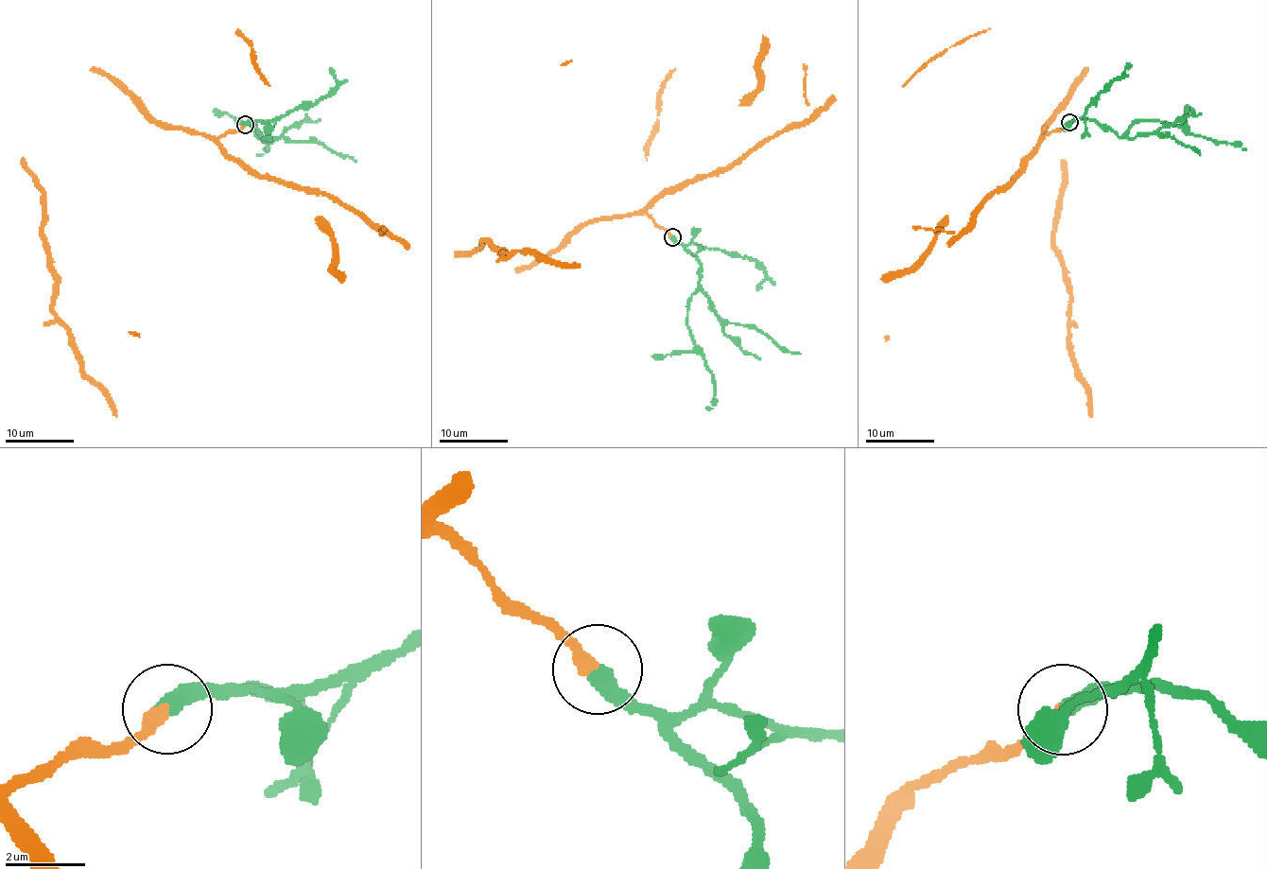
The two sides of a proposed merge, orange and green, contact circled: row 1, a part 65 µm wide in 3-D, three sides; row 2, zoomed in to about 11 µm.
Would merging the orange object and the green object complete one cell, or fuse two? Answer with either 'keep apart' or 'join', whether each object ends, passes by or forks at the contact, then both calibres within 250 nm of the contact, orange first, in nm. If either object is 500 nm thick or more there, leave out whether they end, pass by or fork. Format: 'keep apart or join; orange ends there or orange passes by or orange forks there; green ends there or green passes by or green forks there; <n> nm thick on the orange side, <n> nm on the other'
join; orange ends there; green ends there; 320 nm thick on the orange side, 440 nm on the other

